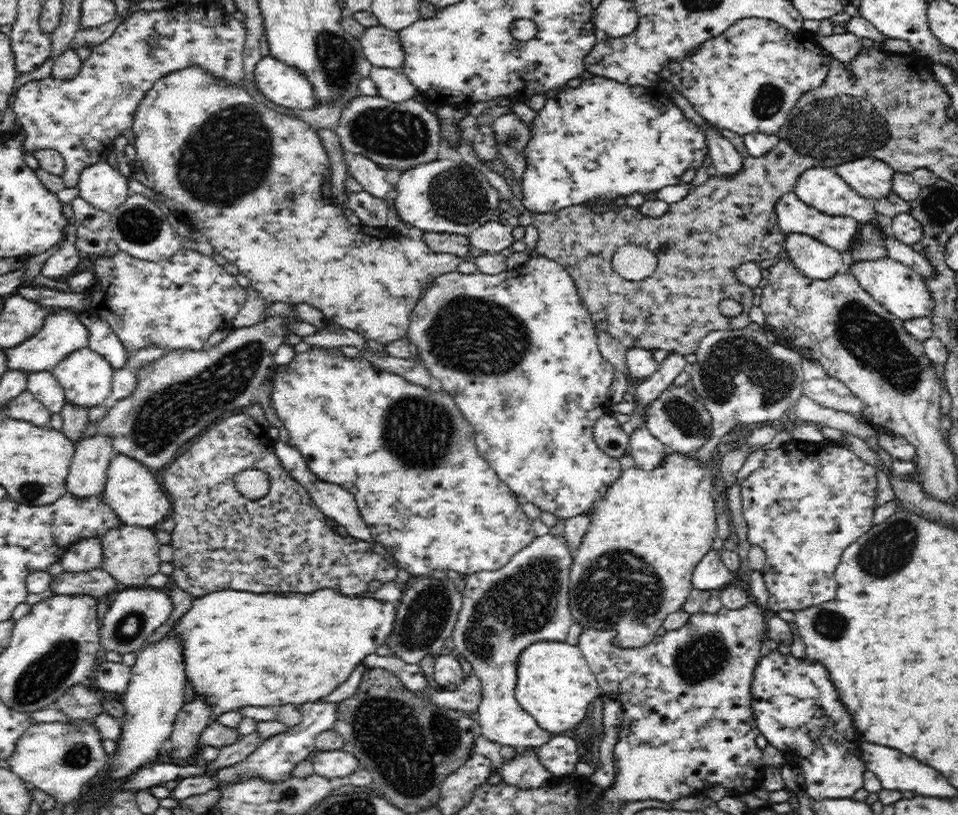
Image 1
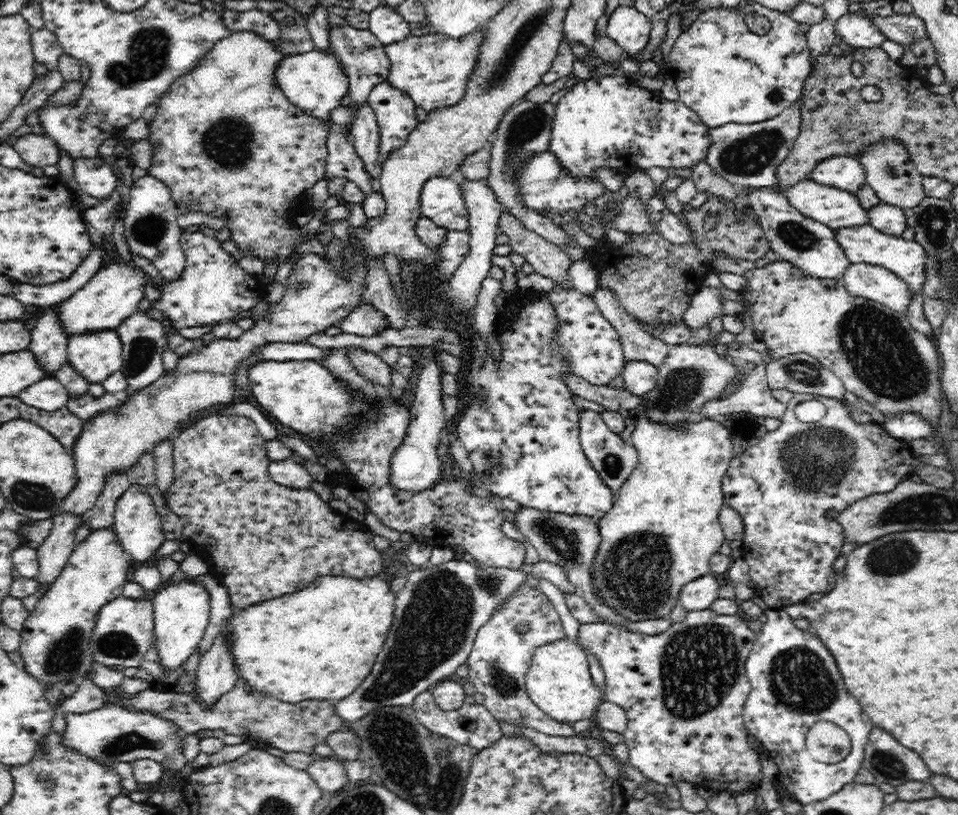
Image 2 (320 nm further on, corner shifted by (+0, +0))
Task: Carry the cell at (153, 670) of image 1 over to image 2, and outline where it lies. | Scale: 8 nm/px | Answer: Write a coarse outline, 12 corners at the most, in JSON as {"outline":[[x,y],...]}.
{"outline":[[201,582],[151,598],[154,650],[166,672],[198,649],[210,616]]}

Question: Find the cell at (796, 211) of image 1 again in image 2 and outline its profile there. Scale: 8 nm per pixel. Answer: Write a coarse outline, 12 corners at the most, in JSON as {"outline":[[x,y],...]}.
{"outline":[[872,225],[836,228],[851,264],[884,266],[912,294],[907,319],[933,337],[922,294],[926,252]]}

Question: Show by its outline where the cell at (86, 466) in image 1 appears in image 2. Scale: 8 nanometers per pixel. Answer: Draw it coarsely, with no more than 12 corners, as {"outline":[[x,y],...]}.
{"outline":[[62,512],[37,548],[46,593],[66,566],[85,516]]}

